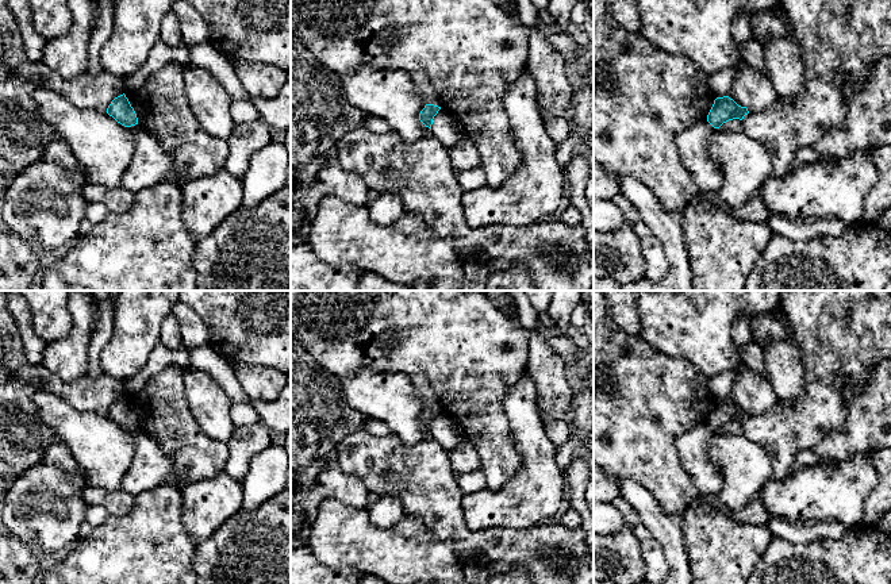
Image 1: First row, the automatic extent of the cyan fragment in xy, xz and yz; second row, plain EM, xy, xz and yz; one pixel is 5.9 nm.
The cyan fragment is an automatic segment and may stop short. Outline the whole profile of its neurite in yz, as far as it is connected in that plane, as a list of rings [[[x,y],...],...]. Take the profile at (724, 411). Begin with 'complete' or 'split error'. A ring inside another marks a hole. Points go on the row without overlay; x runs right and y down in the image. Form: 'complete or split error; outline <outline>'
complete; outline [[[729,399],[717,400],[714,407],[707,418],[707,424],[714,430],[719,431],[723,426],[740,422],[742,423],[749,414],[746,410],[738,408],[733,402]]]

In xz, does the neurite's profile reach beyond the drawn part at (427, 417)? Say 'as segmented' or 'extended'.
as segmented

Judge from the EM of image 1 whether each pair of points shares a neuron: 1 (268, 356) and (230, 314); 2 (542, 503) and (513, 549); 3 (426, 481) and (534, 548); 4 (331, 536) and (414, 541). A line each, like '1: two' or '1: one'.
1: one
2: two
3: one
4: one

